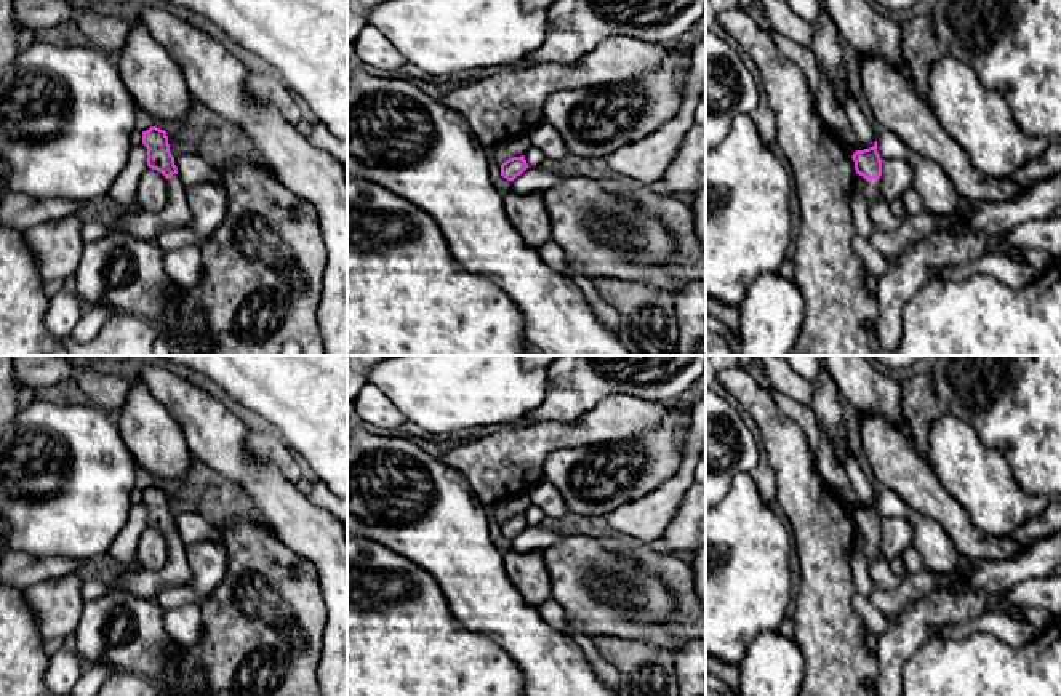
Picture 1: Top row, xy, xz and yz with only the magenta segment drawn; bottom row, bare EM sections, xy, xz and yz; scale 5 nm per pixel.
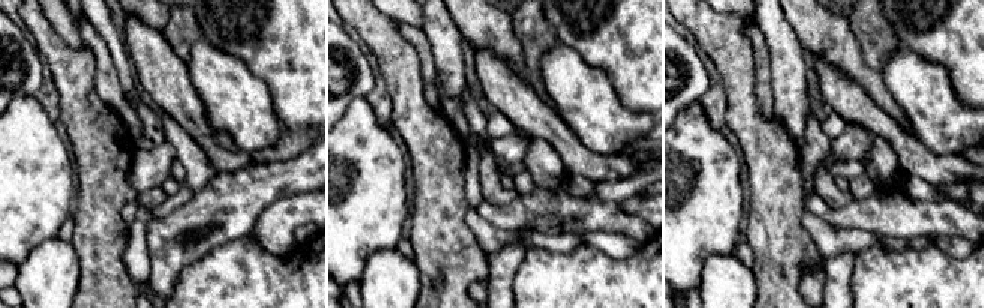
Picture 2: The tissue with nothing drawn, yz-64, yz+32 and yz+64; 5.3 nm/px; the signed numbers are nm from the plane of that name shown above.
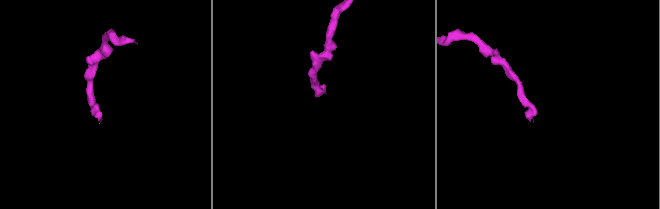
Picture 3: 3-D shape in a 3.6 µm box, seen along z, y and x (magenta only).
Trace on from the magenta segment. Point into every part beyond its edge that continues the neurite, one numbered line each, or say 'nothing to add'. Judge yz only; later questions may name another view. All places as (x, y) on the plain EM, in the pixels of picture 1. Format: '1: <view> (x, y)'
1: yz (882, 576)

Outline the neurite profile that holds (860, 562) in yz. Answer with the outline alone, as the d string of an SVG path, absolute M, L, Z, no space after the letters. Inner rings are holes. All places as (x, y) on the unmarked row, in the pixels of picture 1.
M856 533L855 536L855 546L851 552L851 571L856 592L869 598L874 584L869 574L867 539L859 533Z

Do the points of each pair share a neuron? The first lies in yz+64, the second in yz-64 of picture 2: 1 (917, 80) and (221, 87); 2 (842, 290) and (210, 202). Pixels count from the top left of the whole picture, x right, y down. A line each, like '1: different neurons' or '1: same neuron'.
1: same neuron
2: same neuron

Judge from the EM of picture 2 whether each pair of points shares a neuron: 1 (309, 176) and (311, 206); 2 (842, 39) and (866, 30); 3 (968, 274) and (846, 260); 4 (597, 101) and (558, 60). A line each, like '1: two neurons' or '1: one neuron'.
1: two neurons
2: two neurons
3: two neurons
4: one neuron

